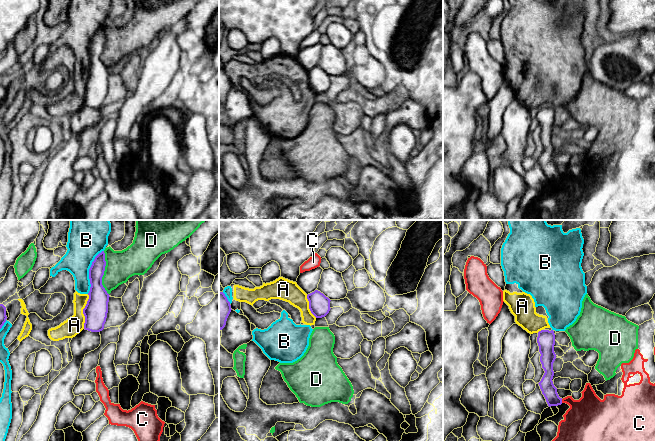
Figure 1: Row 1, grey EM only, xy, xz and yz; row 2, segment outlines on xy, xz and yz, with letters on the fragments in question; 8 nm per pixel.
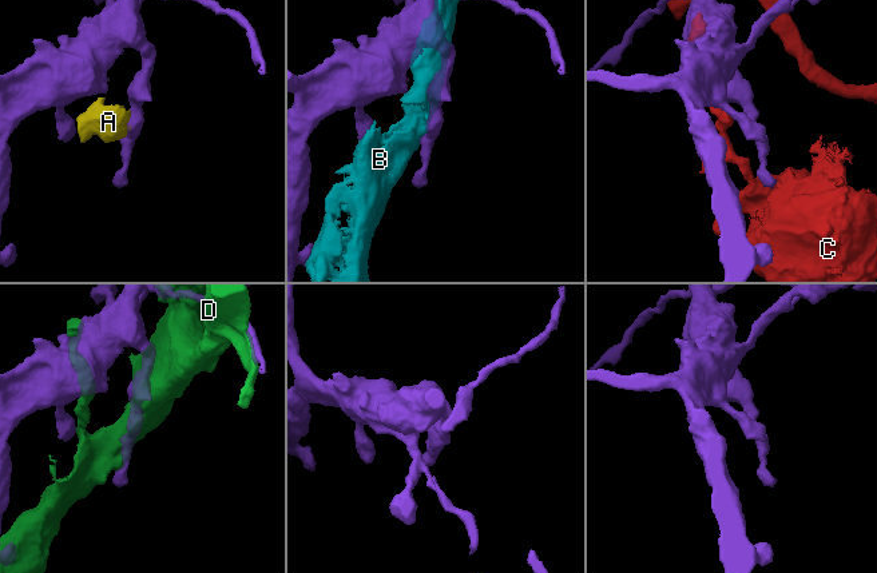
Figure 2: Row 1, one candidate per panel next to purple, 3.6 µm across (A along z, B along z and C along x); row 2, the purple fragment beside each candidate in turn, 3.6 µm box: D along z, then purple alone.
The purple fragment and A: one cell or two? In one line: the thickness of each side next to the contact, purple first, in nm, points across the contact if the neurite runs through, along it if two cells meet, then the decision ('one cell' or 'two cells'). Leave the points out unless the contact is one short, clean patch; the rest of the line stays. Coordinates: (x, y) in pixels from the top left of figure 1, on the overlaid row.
190/150 nm | along xy (88, 294), (88, 300), (83, 309), (83, 328) | two cells

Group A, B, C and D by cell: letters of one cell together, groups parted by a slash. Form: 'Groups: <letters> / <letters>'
Groups: A B / C / D

